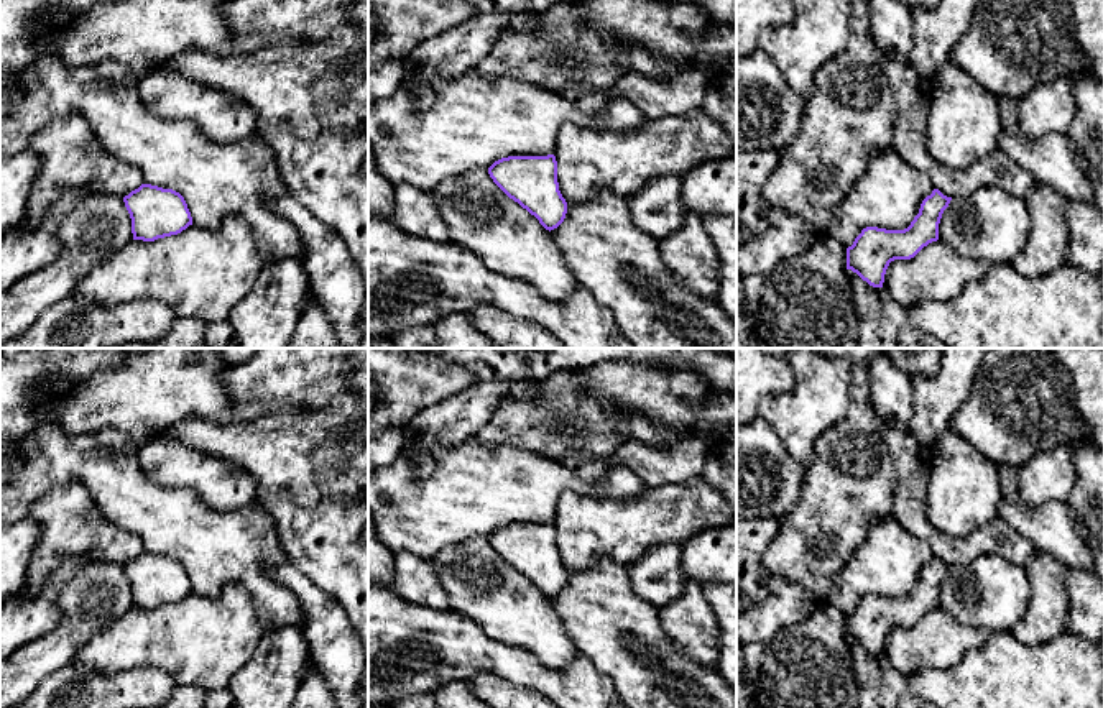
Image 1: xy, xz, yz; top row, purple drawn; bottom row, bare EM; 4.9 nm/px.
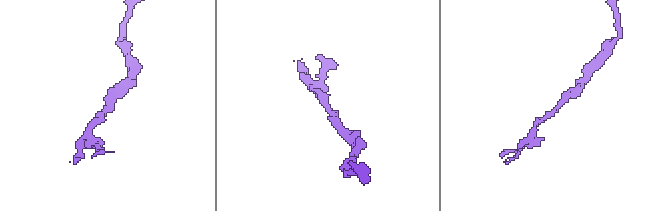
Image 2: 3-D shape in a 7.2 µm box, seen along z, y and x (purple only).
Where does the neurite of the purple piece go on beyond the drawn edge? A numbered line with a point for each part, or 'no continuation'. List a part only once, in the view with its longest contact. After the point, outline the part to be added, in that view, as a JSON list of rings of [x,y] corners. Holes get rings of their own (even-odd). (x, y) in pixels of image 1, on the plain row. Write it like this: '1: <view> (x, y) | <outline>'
no continuation

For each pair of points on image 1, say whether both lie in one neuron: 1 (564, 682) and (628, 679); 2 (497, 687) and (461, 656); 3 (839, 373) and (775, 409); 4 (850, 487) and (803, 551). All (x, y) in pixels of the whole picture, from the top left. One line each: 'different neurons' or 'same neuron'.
1: different neurons
2: different neurons
3: same neuron
4: same neuron

